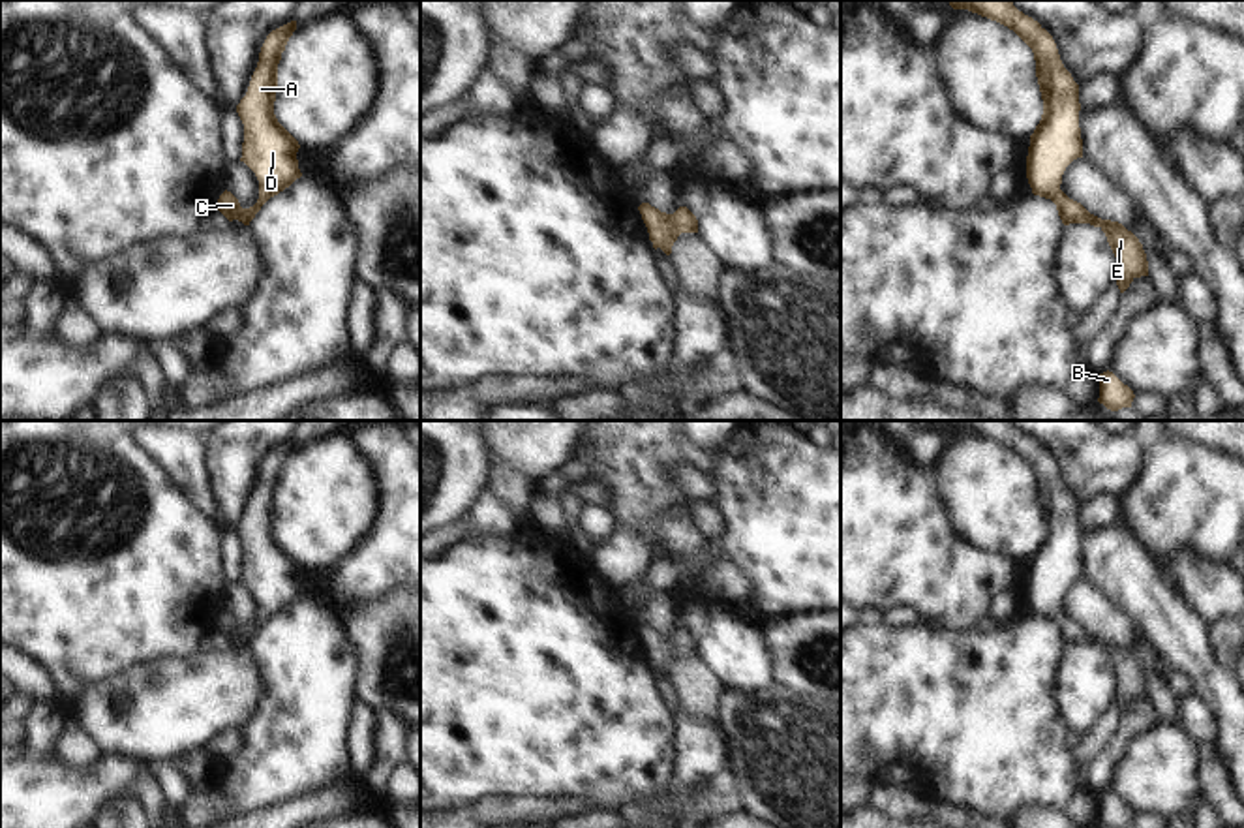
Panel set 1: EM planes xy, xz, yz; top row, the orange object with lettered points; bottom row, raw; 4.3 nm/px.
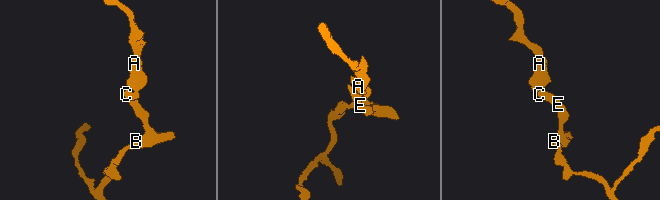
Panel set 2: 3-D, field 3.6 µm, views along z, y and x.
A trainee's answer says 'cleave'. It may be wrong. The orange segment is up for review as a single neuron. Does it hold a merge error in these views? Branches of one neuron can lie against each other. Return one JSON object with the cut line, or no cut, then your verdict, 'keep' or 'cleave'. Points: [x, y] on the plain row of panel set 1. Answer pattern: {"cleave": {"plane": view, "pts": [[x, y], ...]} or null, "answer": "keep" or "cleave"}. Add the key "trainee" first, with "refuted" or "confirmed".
{"trainee": "refuted", "cleave": null, "answer": "keep"}

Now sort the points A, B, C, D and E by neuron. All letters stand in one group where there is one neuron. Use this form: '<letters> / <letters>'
A B C D E

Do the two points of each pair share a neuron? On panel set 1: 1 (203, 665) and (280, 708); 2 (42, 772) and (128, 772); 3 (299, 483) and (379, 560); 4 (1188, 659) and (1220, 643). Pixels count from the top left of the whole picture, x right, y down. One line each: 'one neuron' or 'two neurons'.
1: two neurons
2: one neuron
3: two neurons
4: two neurons

